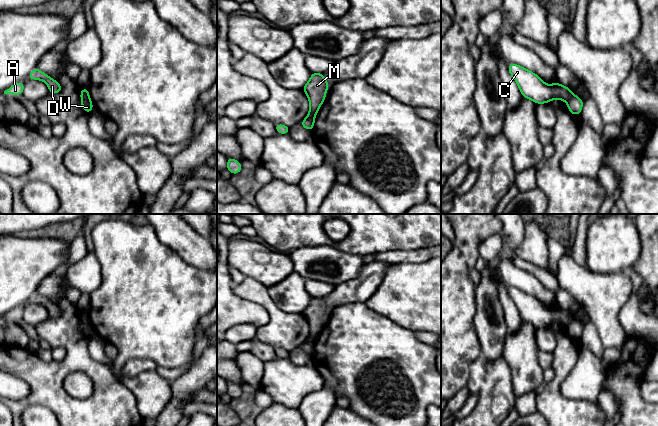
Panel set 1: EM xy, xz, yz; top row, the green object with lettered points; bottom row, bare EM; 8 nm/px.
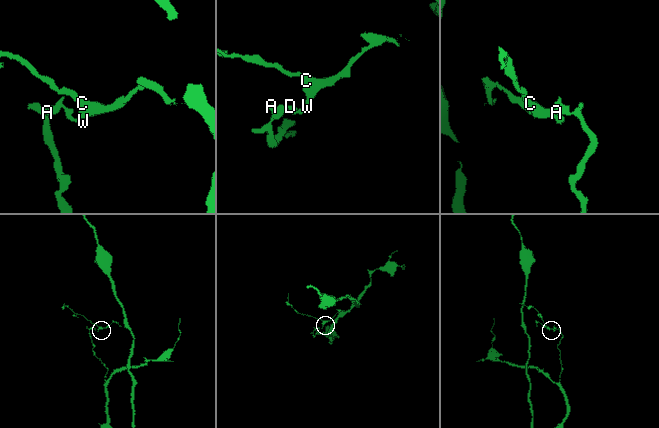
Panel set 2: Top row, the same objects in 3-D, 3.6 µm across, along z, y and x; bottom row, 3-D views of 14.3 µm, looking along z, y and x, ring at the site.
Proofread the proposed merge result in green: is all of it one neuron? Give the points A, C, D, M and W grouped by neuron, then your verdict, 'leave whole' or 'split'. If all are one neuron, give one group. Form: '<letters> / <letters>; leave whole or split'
A D W / C M; split

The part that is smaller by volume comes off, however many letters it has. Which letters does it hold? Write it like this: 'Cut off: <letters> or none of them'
Cut off: C, M

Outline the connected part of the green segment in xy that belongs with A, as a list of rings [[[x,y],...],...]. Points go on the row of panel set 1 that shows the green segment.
[[[24,81],[17,82],[14,85],[12,85],[9,89],[4,91],[4,94],[13,94],[13,95],[21,95],[23,94],[24,90]]]

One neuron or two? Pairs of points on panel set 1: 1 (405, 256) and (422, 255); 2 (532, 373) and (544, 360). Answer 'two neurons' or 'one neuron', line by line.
1: one neuron
2: two neurons

